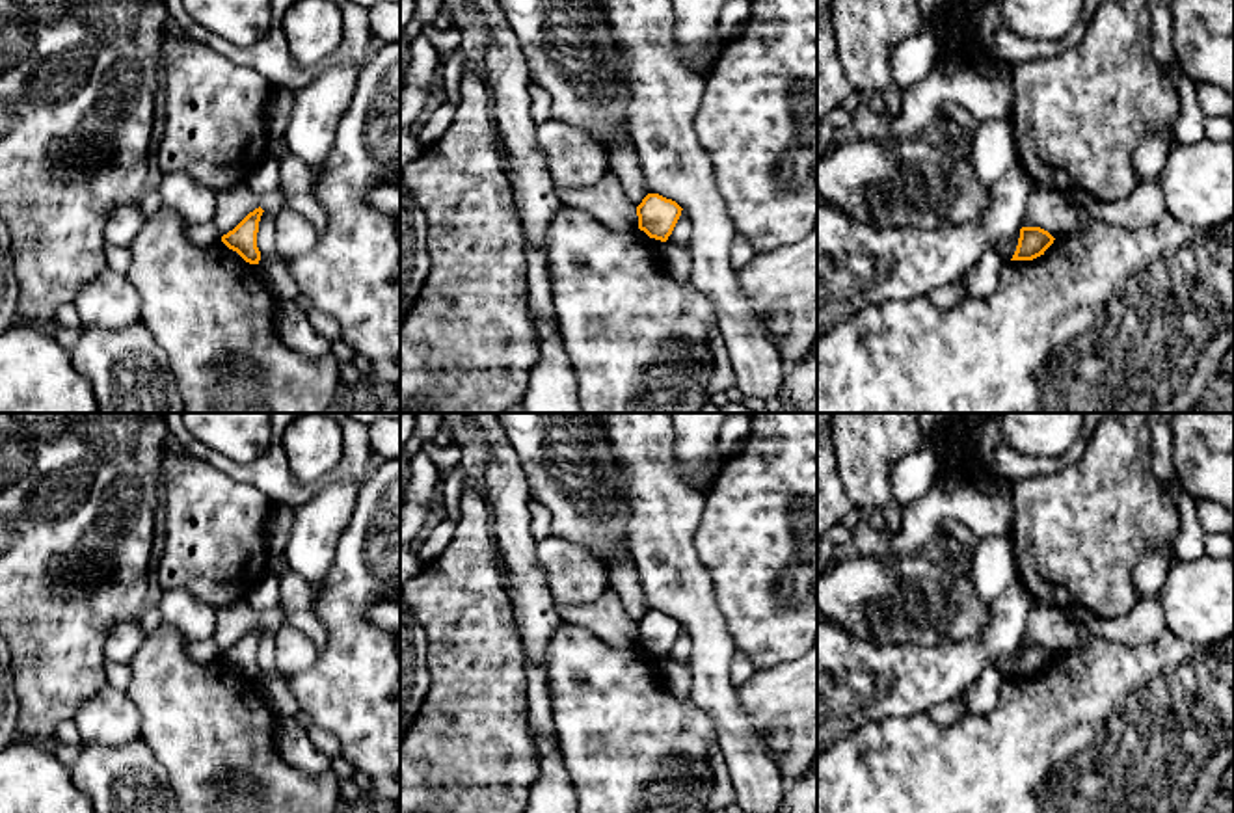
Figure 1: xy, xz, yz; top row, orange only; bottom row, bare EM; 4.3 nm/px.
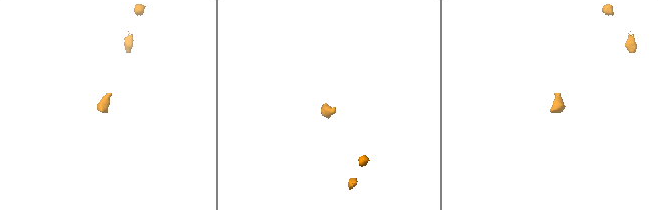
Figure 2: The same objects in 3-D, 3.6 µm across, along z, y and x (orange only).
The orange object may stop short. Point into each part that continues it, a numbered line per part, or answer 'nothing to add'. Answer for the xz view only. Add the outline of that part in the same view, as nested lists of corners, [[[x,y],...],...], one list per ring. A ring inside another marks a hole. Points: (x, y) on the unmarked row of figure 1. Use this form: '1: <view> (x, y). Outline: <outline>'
nothing to add

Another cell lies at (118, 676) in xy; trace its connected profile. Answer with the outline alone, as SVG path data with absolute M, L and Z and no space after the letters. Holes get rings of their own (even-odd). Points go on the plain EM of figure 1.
M106 660L104 673L106 673L106 685L110 685L121 692L127 692L127 688L130 685L130 677L132 677L128 664Z

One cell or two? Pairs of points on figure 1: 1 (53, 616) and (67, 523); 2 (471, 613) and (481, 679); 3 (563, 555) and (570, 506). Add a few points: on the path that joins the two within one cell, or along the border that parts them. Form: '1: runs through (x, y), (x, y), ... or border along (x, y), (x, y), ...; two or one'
1: runs through (47, 594), (41, 570), (49, 560), (49, 546); one
2: runs through (471, 629), (477, 663); one
3: border along (551, 534), (581, 546), (602, 562); two

